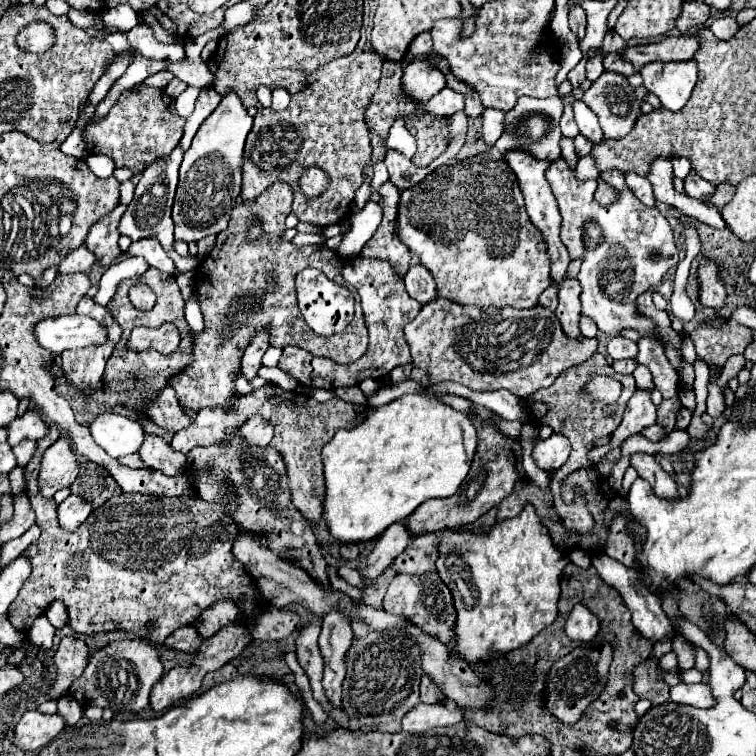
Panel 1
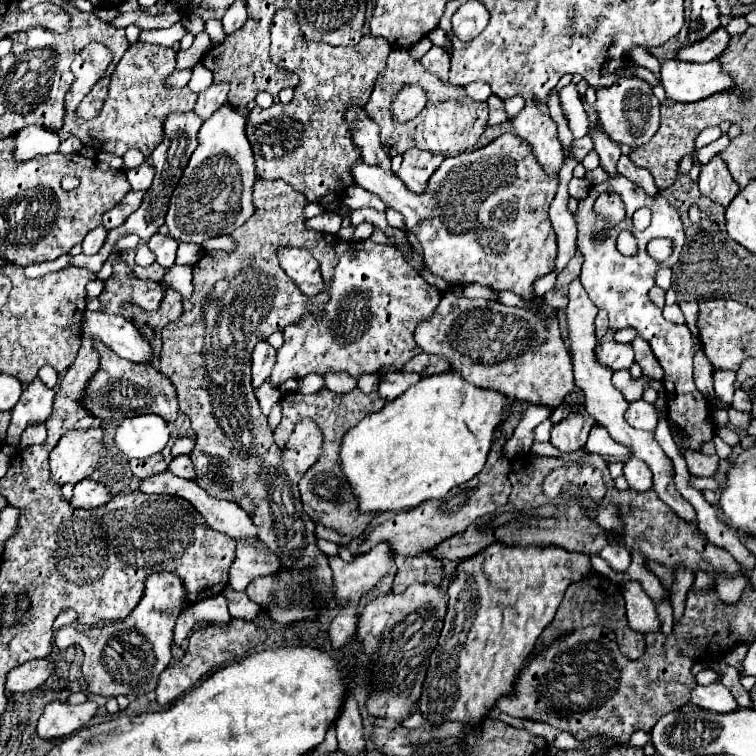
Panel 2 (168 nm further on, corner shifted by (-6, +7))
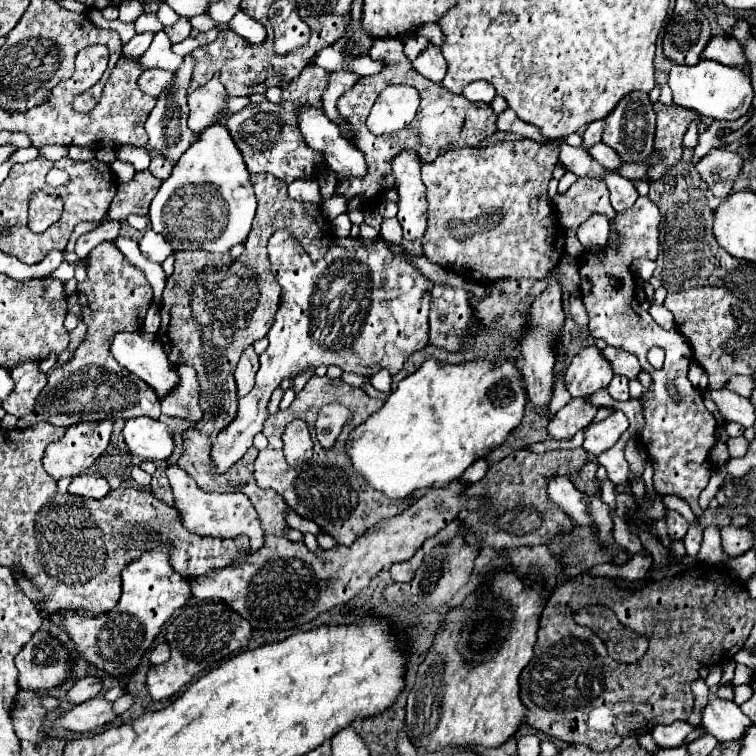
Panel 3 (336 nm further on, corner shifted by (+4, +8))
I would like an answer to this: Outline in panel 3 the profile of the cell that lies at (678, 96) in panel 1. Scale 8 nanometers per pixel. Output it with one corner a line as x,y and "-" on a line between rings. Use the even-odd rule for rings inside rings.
701,59
693,67
673,63
667,85
671,87
673,101
679,107
693,109
695,113
715,121
733,121
747,115
753,101
751,77
747,73
743,73
741,69
721,65
717,61
707,61
707,59

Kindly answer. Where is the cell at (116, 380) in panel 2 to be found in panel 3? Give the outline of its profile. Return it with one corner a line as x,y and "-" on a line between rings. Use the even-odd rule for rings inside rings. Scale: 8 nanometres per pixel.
111,241
101,243
87,255
87,277
83,283
77,283
77,299
83,309
83,323
87,325
85,341
65,365
55,367
49,373
49,381
37,397
35,411
21,417
17,427
27,429
39,421
47,421
57,427
69,427
79,421
111,417
133,419
139,415
159,419
159,397
145,381
123,369
109,351
109,343
113,341
115,333
135,332
142,328
145,313
153,299
153,289
145,273
131,265

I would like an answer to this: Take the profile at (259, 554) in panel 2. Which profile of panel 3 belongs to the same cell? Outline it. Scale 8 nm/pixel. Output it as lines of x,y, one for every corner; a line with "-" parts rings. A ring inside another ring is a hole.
177,465
167,469
167,477
175,495
175,509
179,511
181,523
187,527
187,531
207,537
221,537
221,539
235,539
239,535
247,535
251,541
251,553
263,545
263,529
259,525
257,511
243,493
205,493

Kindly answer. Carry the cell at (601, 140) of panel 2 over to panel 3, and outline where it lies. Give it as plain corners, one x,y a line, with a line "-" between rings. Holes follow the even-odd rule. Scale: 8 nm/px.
609,171
609,173
605,175
605,185
607,185
609,191
611,191
611,205
613,205
613,209
615,209
617,213
627,211
629,207
633,207
635,199
639,197
635,185
633,185
631,181
619,177
619,175
613,173
613,171

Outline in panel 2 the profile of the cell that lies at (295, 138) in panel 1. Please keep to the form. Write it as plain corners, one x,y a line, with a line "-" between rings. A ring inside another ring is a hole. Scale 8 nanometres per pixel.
279,10
271,24
271,54
275,54
277,66
299,76
300,84
289,104
279,102
267,110
255,106
249,112
247,136
255,154
255,172
263,180
287,180
307,196
307,202
321,202
329,194
341,198
353,184
351,168
355,160
361,160
345,112
351,104
367,104
375,80
387,68
391,44
369,36
361,38
357,46
333,48
323,42
305,42
297,32
295,14

